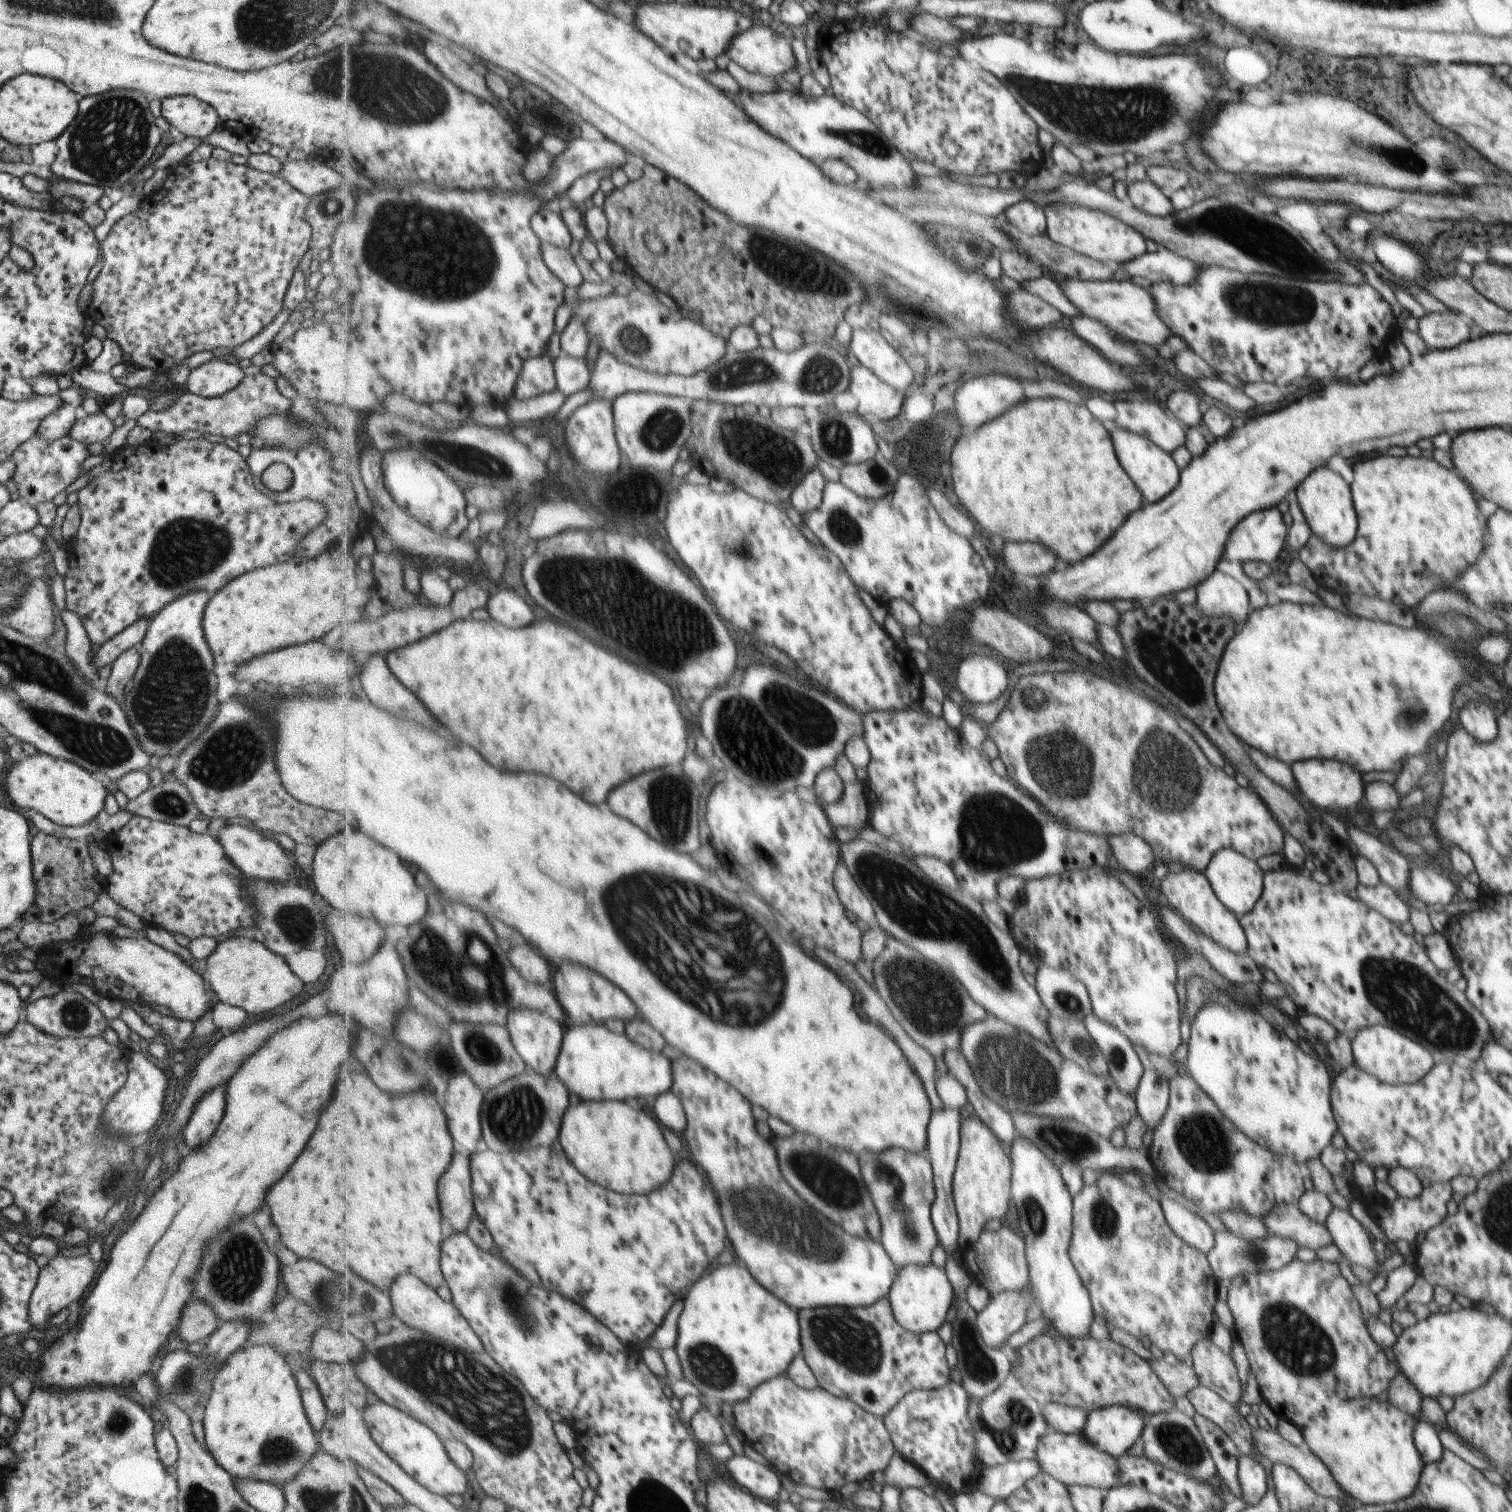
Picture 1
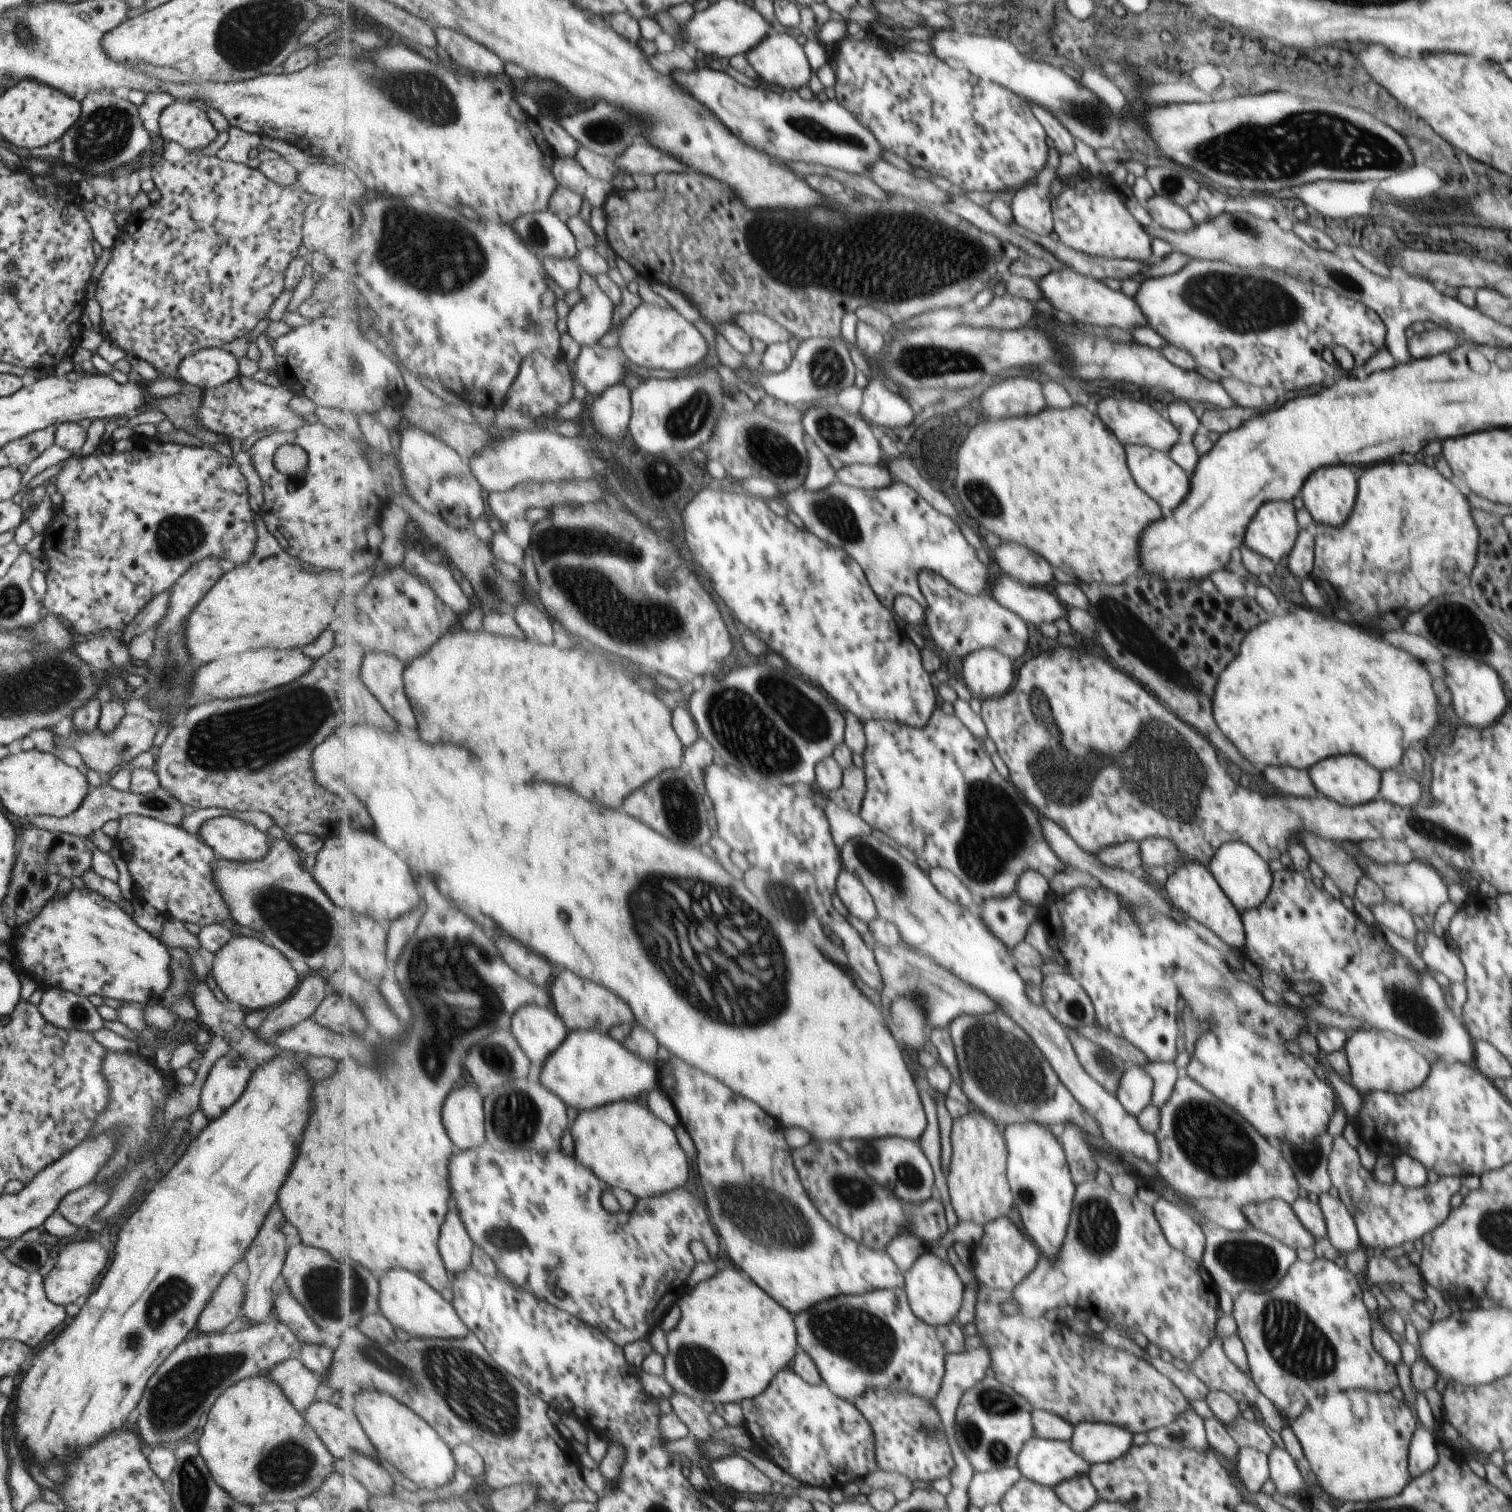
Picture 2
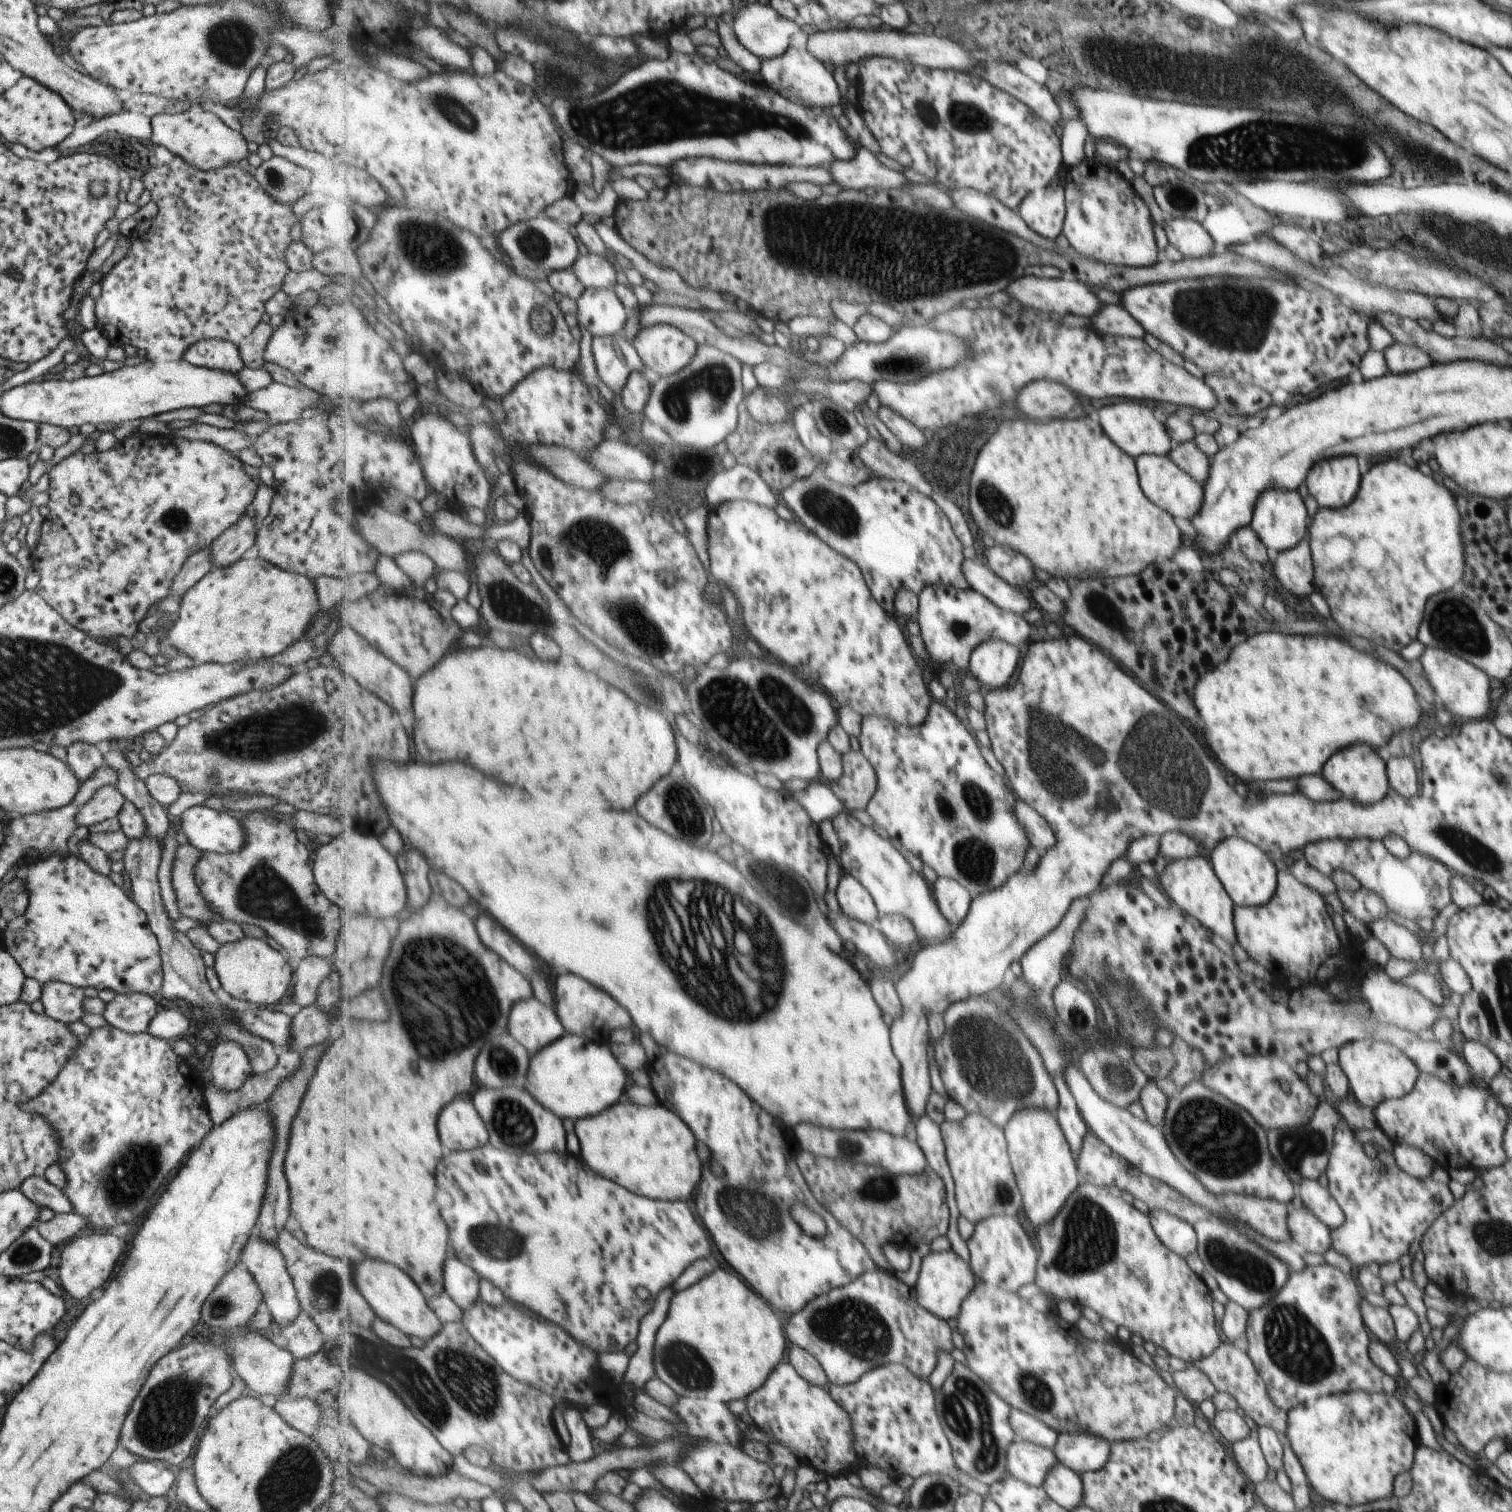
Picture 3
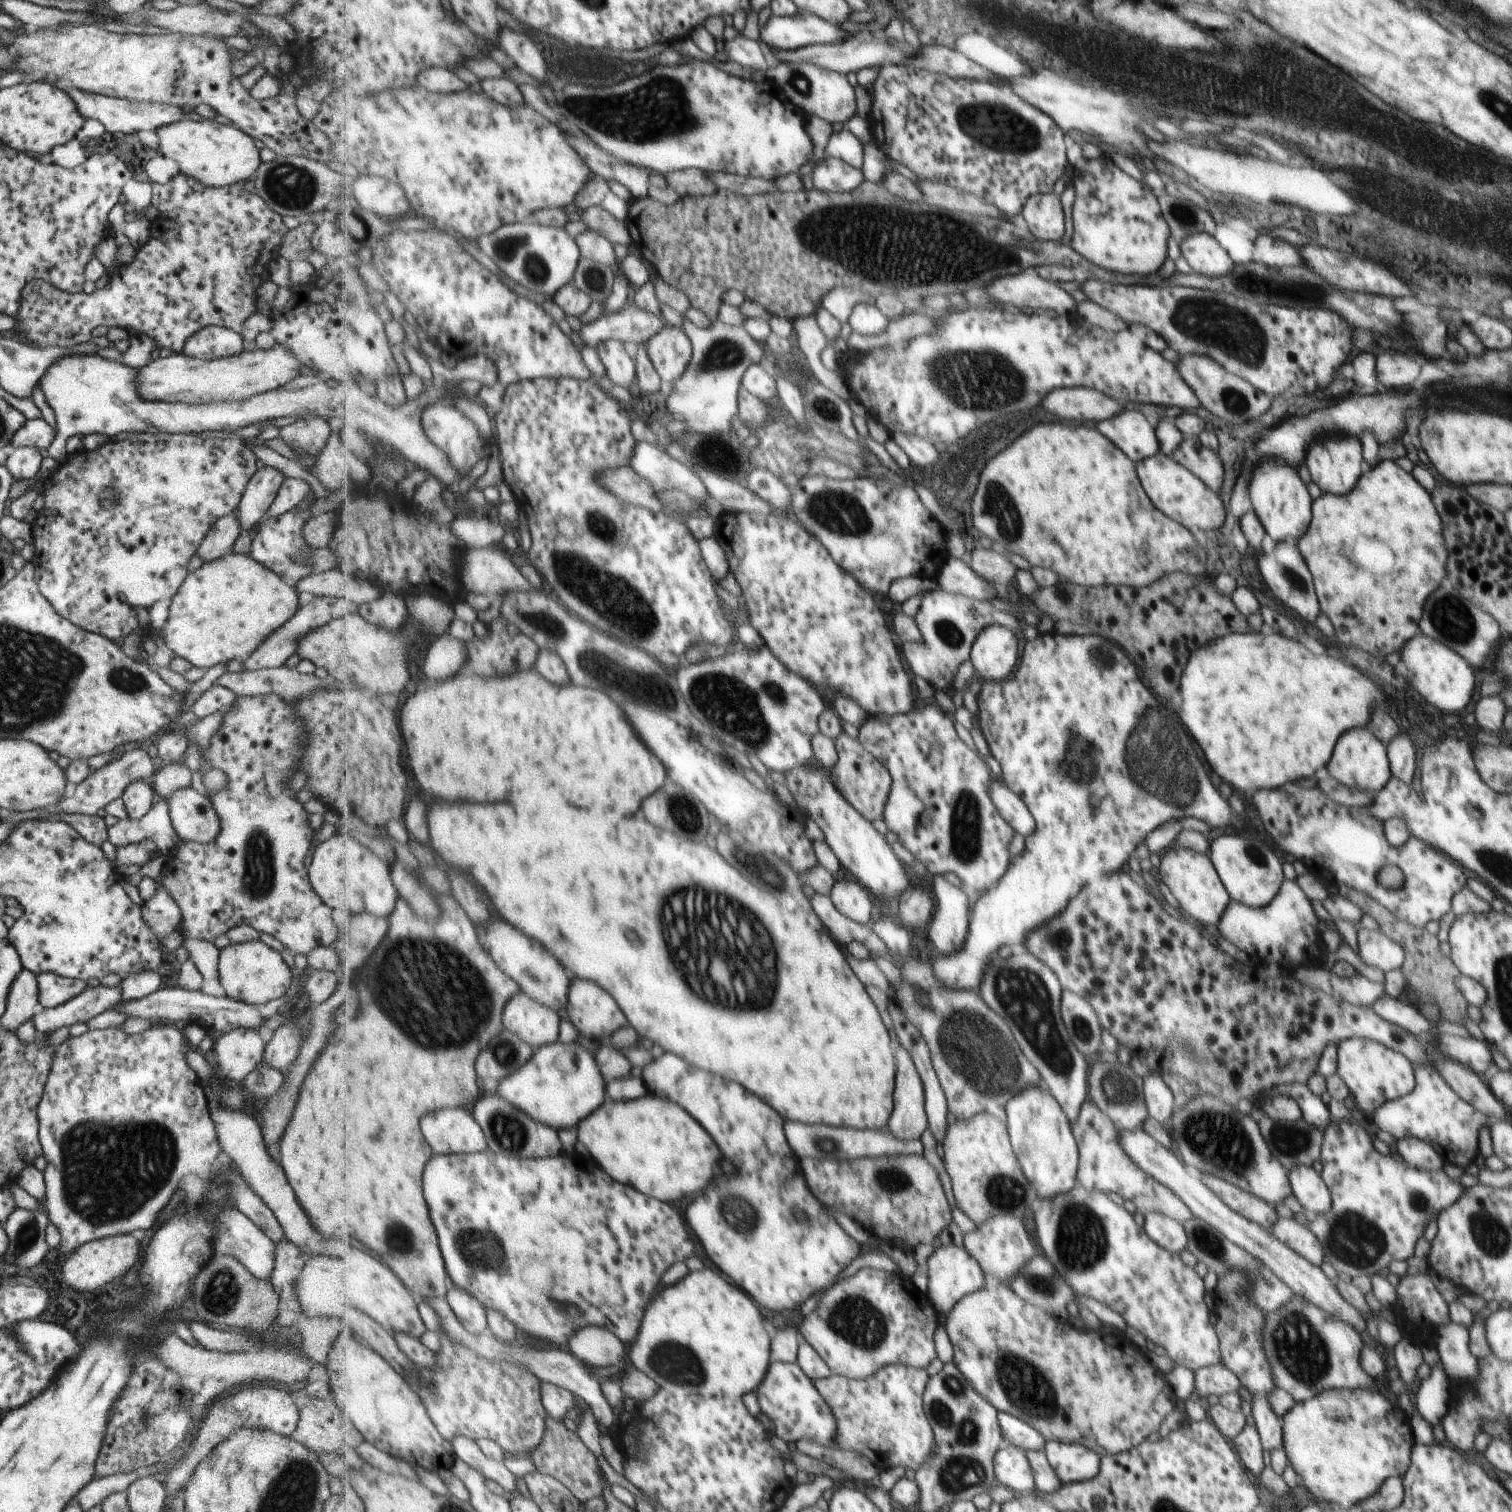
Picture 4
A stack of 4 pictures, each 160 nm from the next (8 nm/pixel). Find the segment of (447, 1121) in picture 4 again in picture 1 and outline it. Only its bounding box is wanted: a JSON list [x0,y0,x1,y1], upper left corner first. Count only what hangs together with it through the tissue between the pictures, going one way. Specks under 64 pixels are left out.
[444,1073,484,1150]

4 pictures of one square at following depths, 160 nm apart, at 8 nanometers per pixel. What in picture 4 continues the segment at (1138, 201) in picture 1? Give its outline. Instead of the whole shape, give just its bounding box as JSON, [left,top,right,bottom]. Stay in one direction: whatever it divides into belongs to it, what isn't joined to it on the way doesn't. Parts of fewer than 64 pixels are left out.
[1179,233,1234,277]

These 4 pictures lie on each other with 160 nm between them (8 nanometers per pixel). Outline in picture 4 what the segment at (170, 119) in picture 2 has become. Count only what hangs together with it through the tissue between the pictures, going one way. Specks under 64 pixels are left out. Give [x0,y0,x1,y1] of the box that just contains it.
[155,116,262,187]

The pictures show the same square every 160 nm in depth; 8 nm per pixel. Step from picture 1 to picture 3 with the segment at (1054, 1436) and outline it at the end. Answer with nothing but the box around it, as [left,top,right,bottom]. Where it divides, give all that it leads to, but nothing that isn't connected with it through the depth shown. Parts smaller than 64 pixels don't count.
[1006,1439,1057,1487]

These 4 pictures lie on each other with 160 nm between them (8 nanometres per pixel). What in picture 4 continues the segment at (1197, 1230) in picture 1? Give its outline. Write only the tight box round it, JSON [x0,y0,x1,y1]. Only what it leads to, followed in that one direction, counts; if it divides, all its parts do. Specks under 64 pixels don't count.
[1140,1212,1186,1254]

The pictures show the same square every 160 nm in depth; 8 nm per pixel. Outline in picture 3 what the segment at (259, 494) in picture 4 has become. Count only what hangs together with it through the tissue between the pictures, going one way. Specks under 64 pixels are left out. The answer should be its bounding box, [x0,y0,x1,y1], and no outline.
[209,508,257,569]

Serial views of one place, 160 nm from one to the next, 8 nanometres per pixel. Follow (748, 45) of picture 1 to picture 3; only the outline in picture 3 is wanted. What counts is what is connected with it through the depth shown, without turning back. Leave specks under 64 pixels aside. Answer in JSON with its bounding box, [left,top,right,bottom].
[760,44,842,111]

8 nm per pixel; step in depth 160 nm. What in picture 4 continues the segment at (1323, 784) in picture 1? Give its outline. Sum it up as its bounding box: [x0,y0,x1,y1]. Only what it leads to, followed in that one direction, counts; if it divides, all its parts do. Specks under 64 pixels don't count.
[1327,727,1391,793]

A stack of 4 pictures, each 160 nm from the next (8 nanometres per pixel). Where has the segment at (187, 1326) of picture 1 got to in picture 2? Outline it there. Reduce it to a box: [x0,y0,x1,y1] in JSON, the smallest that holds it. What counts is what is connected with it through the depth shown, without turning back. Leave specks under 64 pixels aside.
[195,1273,245,1335]

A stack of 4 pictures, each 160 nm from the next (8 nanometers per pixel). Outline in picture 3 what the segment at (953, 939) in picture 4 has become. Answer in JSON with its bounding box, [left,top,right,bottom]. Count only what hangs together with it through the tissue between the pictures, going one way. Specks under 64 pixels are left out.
[932,876,972,928]

